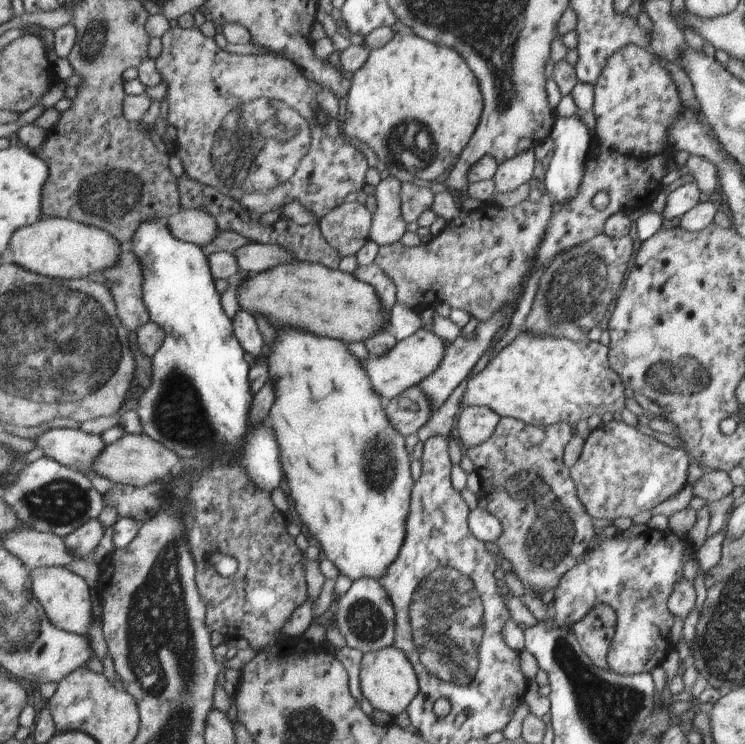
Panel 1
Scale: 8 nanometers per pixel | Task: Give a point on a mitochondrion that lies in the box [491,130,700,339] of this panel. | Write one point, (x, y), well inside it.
(585, 280)

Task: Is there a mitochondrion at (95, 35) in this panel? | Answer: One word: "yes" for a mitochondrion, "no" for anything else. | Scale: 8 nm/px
yes

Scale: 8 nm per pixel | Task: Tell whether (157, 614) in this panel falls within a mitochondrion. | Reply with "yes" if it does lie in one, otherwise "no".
yes

